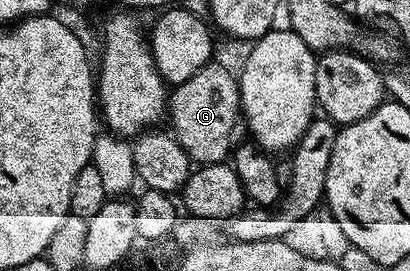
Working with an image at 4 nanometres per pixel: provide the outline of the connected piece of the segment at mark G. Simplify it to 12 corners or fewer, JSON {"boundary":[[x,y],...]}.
{"boundary":[[216,61],[167,95],[186,159],[224,163],[241,85]]}

